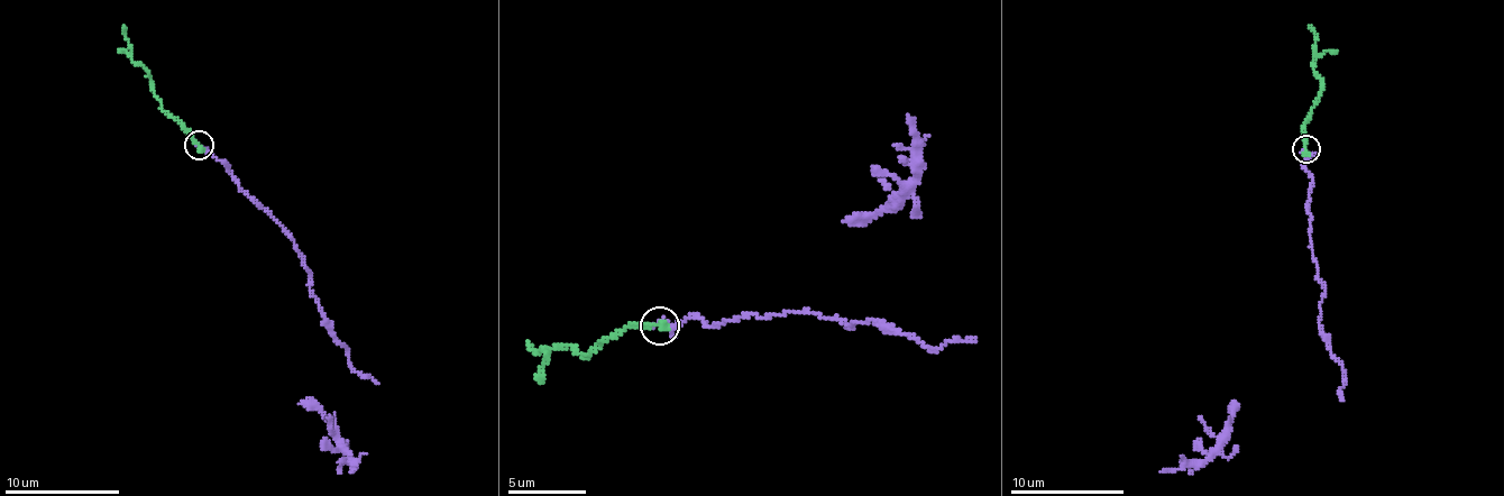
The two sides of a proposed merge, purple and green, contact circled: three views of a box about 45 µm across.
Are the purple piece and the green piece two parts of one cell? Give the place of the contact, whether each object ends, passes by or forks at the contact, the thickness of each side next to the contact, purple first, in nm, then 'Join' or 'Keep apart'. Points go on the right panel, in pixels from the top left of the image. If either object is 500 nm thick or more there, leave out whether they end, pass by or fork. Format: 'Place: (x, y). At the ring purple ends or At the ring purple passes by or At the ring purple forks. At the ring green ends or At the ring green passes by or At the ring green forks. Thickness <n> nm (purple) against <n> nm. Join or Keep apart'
Place: (1305, 148). At the ring purple passes by. At the ring green ends. Thickness 190 nm (purple) against 320 nm. Join

